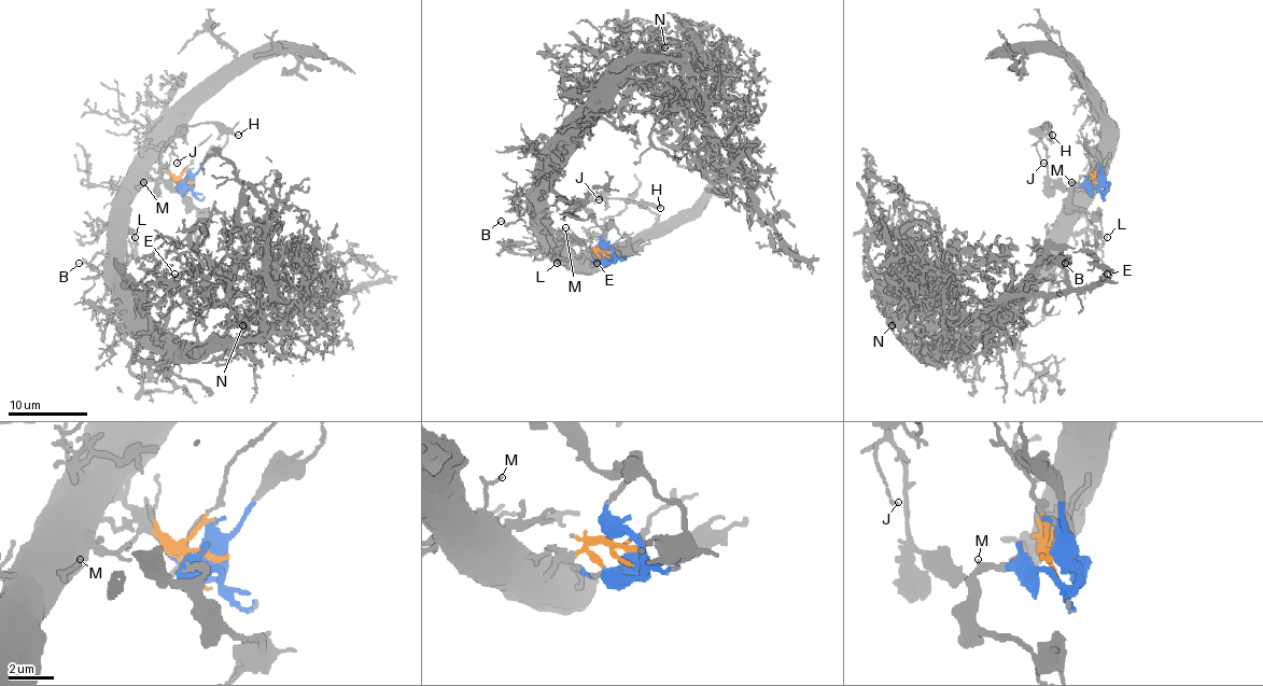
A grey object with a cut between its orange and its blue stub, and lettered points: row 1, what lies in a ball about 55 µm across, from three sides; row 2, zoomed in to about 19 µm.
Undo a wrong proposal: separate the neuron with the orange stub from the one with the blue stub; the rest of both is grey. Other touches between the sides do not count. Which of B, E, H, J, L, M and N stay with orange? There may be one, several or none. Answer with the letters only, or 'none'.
B, E, L, M, N

